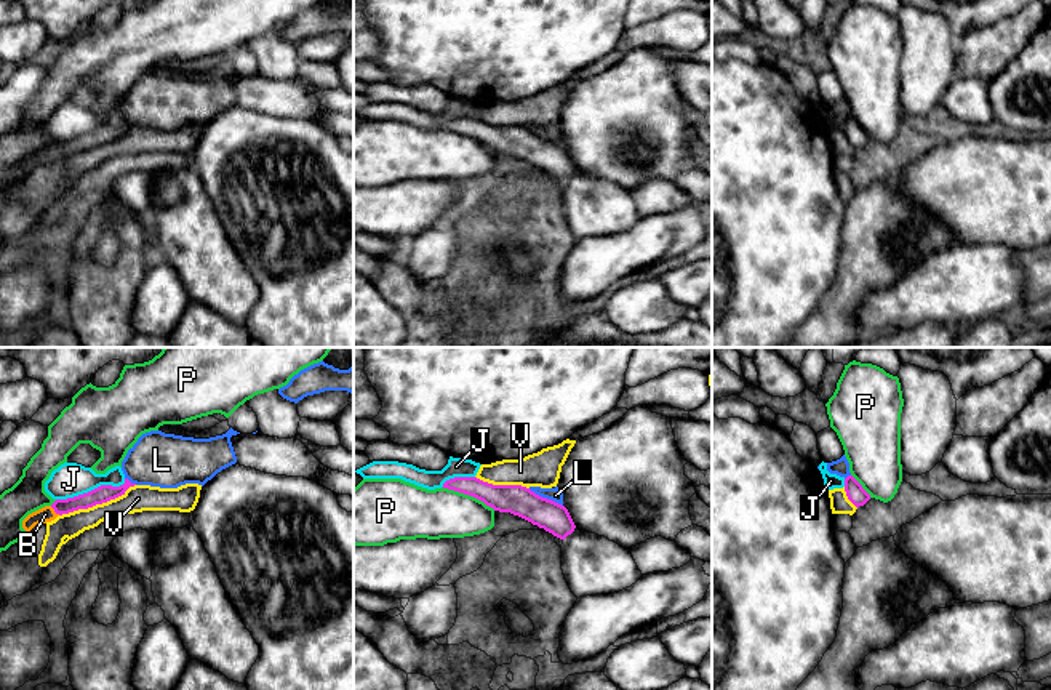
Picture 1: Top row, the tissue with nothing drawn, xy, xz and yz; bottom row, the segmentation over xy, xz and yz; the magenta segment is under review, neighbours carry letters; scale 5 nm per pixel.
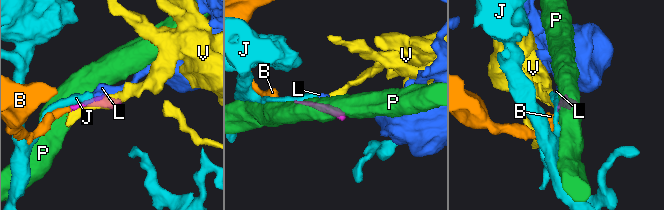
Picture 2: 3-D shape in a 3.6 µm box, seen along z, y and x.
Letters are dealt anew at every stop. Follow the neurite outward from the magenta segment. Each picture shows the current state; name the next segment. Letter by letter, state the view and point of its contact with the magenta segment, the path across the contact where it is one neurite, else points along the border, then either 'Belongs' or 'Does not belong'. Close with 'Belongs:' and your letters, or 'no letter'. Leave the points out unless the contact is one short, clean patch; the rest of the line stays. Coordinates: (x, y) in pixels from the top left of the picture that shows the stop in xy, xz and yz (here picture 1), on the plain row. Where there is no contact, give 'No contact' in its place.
B: Touches magenta at xy (55, 152). Path across: xy (99, 136), (55, 152), (45, 156). Belongs
J: Touches magenta at xy (91, 132). Boundary: xy (125, 120), (119, 127), (98, 127), (56, 141). Does not belong
L: Touches magenta at xz (546, 140). Boundary: xz (528, 130), (562, 148). Does not belong
P: Touches magenta at xz (469, 136). Does not belong
V: Touches magenta at xy (96, 144). Does not belong
Belongs: B

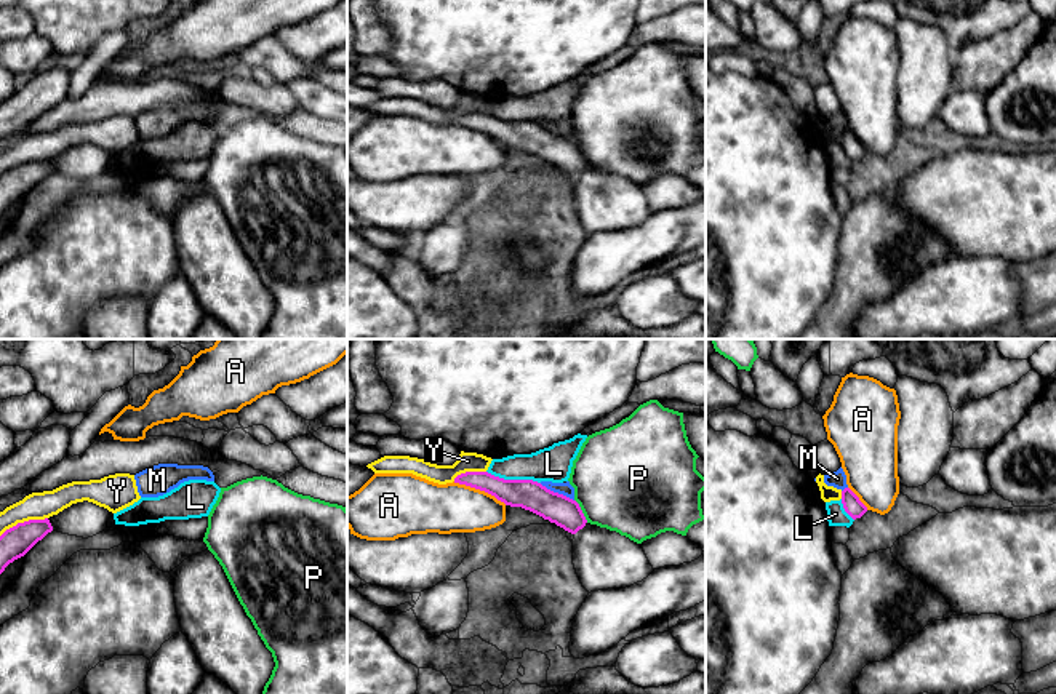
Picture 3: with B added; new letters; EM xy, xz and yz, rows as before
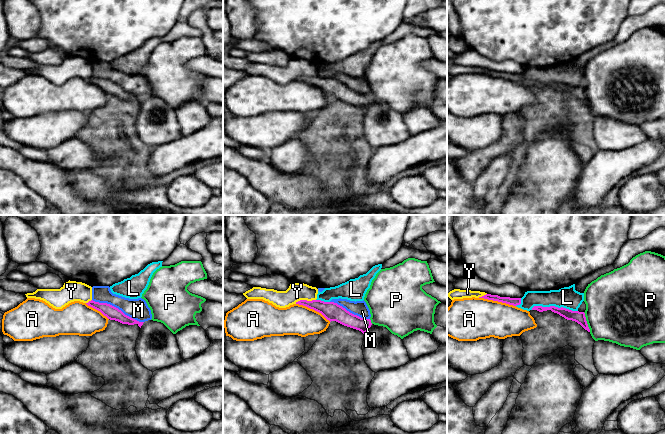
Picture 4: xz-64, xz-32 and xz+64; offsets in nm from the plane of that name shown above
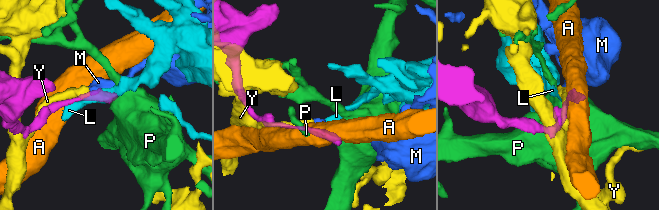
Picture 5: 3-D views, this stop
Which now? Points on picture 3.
A: Touches magenta at xz (480, 131). Does not belong
L: Touches magenta at xz (514, 122). Does not belong
M: Touches magenta at xz (557, 135). Boundary: xz (540, 125), (573, 143). Does not belong
P: Touches magenta at xz (581, 152). Boundary: xz (575, 141), (588, 163). Does not belong
Y: Touches magenta at xy (24, 163). Does not belong
Belongs: no letter

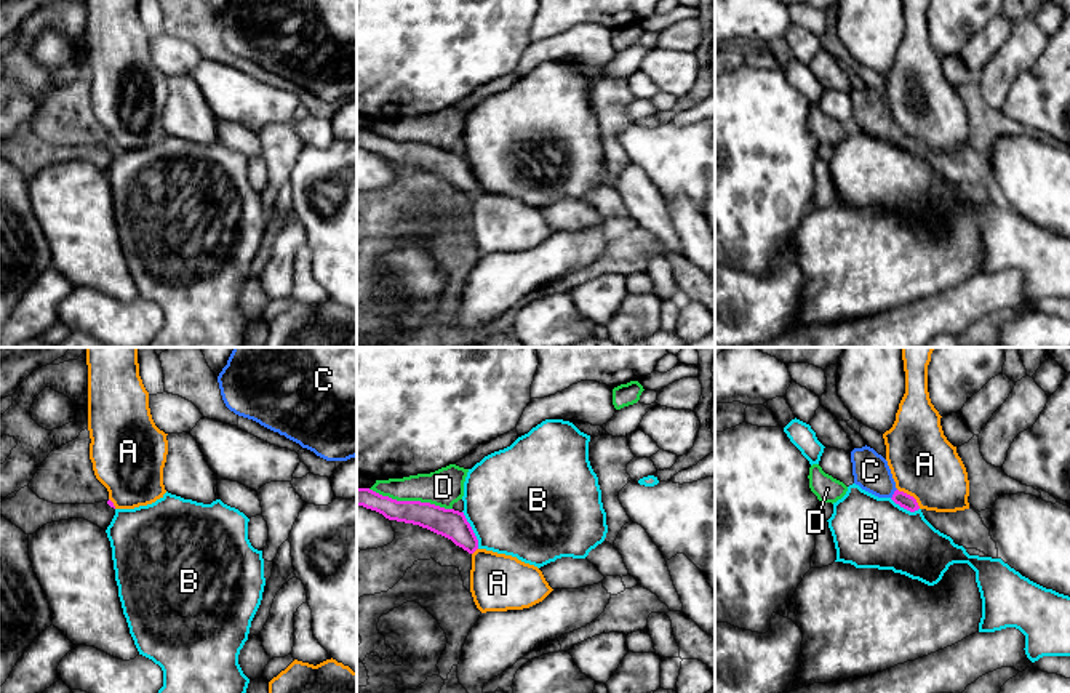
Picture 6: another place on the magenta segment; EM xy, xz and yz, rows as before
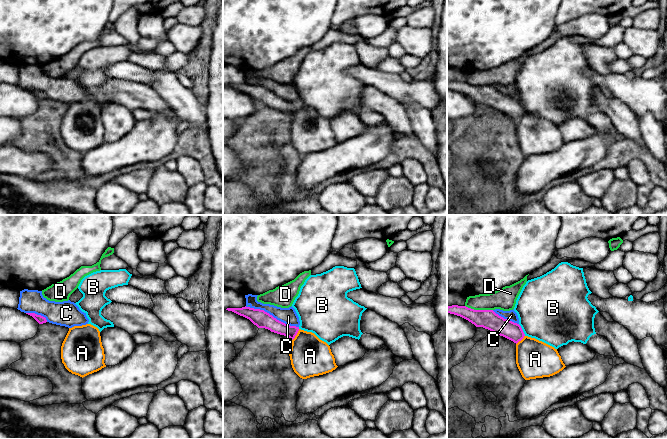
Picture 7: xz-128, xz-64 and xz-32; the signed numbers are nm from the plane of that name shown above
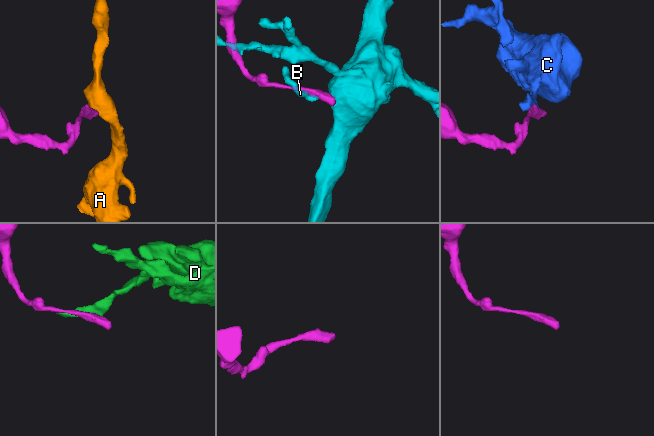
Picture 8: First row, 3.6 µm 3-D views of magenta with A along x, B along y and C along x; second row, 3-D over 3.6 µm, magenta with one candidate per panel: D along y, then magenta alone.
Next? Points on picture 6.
A: Touches magenta at yz (909, 136). Belongs
B: Touches magenta at xz (472, 172). Boundary: xz (463, 152), (479, 189). Does not belong
C: Touches magenta at yz (894, 135). Boundary: yz (896, 130), (891, 140). Does not belong
D: Touches magenta at xz (410, 143). Does not belong
Belongs: A

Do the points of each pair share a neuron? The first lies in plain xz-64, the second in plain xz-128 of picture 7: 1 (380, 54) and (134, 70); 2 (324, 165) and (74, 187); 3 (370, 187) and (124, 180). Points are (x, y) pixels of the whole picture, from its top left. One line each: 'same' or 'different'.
1: different
2: different
3: same

